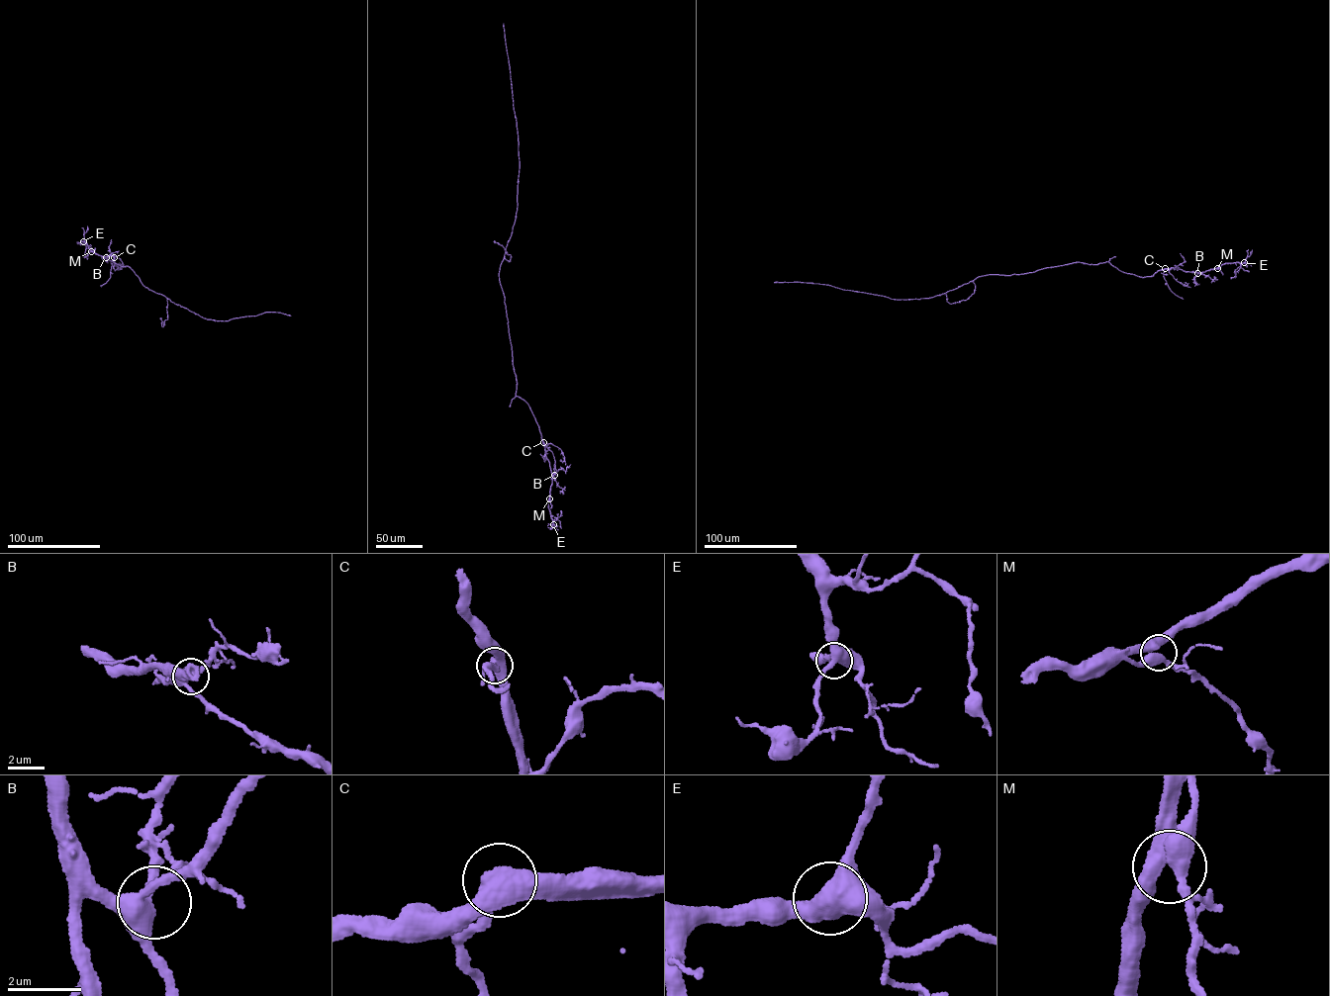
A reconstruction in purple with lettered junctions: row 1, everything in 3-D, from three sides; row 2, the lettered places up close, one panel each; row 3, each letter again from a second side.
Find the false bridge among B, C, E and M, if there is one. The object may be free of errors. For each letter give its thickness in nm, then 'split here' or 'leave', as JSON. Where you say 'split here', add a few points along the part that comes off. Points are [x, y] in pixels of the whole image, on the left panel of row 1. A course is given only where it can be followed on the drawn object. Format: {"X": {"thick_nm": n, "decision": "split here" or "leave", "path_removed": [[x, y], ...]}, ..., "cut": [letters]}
{"B": {"thick_nm": 380, "decision": "leave"}, "C": {"thick_nm": 440, "decision": "leave"}, "E": {"thick_nm": 440, "decision": "leave"}, "M": {"thick_nm": 380, "decision": "leave"}, "cut": []}

